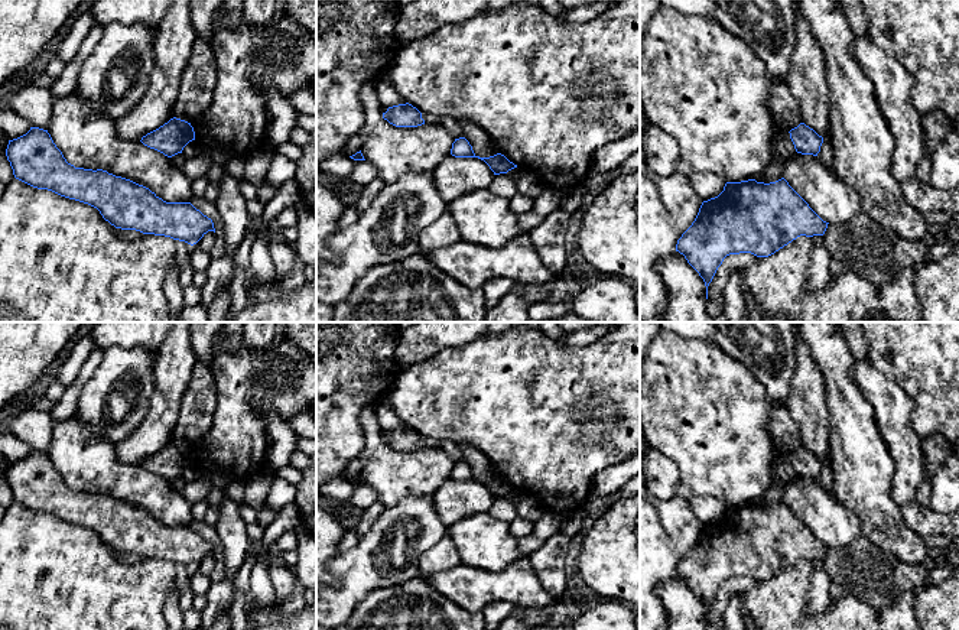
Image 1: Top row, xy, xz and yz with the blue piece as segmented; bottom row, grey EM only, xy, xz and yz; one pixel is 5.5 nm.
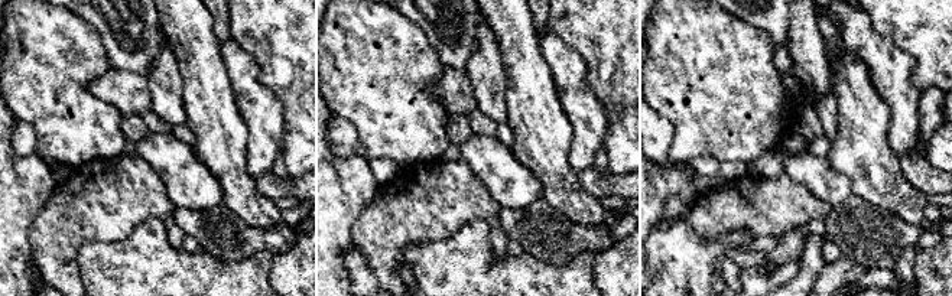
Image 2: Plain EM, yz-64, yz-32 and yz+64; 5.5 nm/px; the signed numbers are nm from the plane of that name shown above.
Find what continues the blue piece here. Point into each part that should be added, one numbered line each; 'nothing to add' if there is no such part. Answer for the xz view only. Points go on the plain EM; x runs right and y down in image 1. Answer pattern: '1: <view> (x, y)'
nothing to add

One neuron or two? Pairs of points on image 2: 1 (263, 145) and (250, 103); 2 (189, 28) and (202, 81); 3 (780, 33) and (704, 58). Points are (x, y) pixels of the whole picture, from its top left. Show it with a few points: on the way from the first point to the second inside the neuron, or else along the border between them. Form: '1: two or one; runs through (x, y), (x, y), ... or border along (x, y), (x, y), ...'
1: one; runs through (263, 135), (263, 116), (260, 113)
2: one; runs through (192, 41), (202, 68)
3: two; border along (740, 19), (757, 28), (775, 48)

